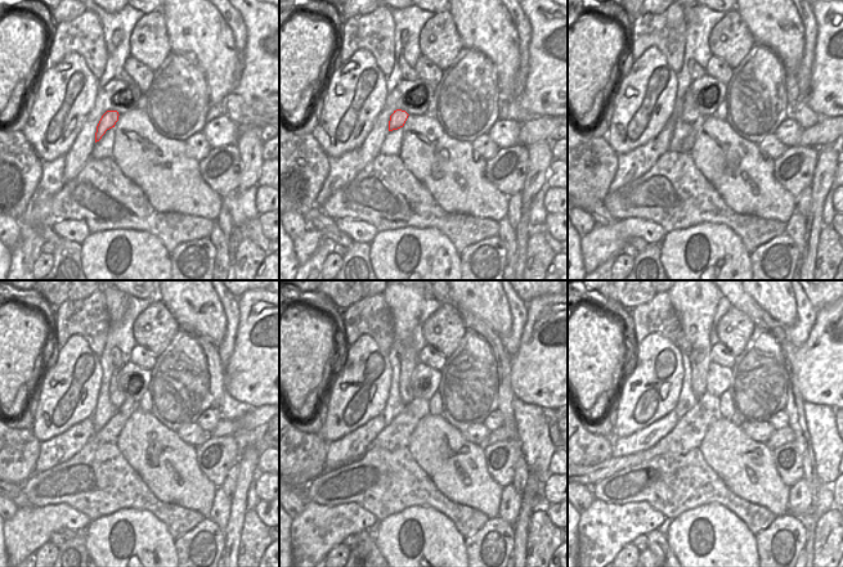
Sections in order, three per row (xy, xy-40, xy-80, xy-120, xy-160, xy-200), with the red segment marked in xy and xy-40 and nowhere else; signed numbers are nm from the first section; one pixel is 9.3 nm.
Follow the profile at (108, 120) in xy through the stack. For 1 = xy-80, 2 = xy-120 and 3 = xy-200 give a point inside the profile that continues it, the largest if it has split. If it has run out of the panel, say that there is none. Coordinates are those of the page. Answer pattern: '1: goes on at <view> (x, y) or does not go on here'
1: goes on at xy-80 (690, 113)
2: goes on at xy-120 (117, 397)
3: goes on at xy-200 (695, 306)

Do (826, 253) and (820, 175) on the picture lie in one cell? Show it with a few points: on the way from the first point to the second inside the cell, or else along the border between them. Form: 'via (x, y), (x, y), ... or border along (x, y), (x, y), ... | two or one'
border along (824, 225), (819, 237), (816, 255) | two

